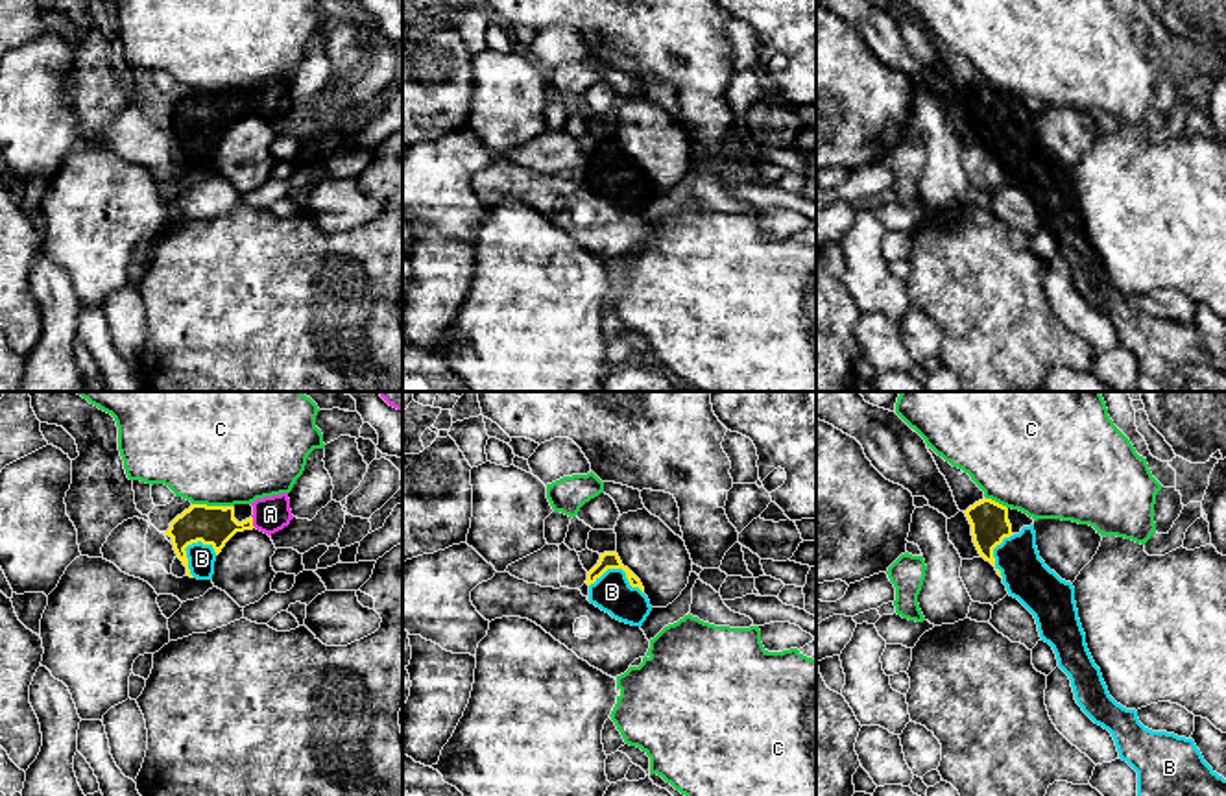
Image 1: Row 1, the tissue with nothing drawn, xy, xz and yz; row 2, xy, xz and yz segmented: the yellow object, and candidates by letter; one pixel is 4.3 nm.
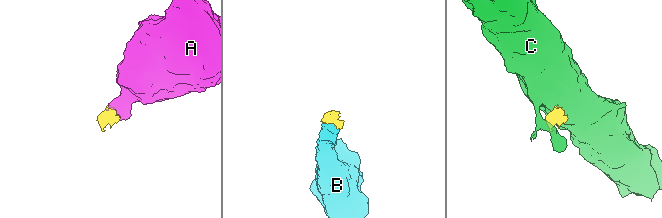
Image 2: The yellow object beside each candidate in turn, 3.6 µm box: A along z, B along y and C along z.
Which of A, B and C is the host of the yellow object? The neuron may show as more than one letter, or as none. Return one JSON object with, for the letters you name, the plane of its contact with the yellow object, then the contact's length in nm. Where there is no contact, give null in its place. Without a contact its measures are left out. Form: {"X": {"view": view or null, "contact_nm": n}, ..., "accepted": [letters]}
{"A": {"view": "xy", "contact_nm": 60}, "B": {"view": "xy", "contact_nm": 170}, "accepted": ["A", "B"]}

